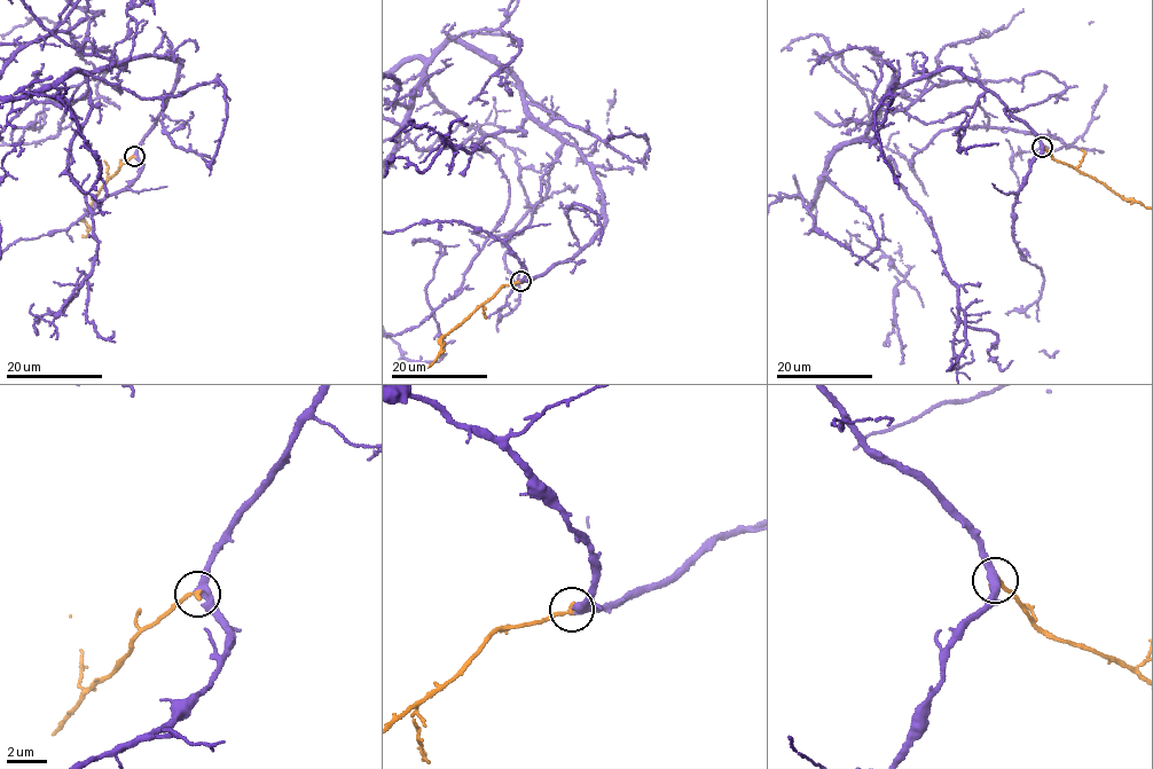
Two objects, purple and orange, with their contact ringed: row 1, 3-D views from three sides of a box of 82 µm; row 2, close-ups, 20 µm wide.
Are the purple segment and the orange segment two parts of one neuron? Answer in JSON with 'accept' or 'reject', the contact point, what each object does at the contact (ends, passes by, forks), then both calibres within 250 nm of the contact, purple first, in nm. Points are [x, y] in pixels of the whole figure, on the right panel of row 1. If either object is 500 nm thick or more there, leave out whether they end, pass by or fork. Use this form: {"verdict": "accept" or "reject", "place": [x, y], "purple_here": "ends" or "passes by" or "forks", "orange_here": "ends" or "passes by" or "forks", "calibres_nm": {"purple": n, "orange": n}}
{"verdict": "accept", "place": [1042, 147], "purple_here": "passes by", "orange_here": "ends", "calibres_nm": {"purple": 360, "orange": 280}}

